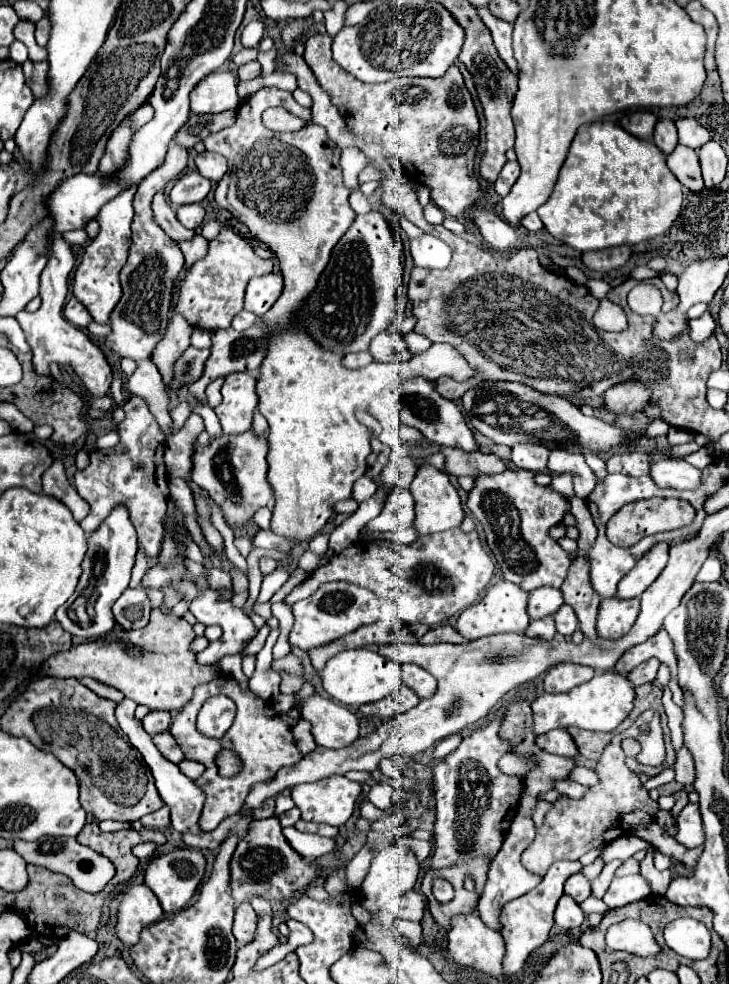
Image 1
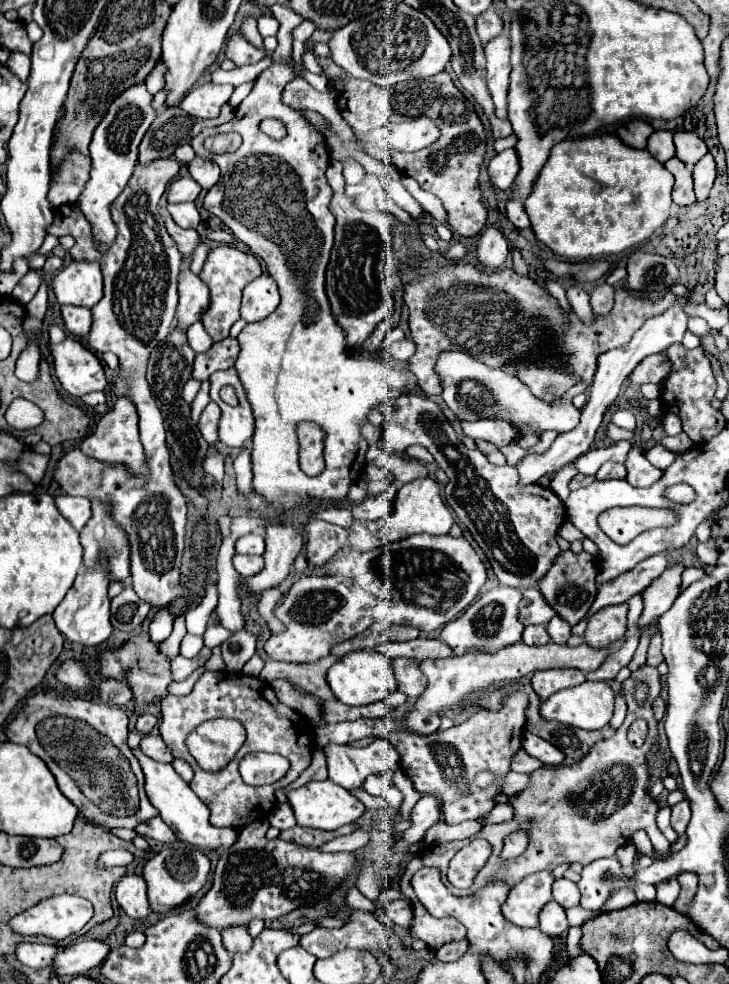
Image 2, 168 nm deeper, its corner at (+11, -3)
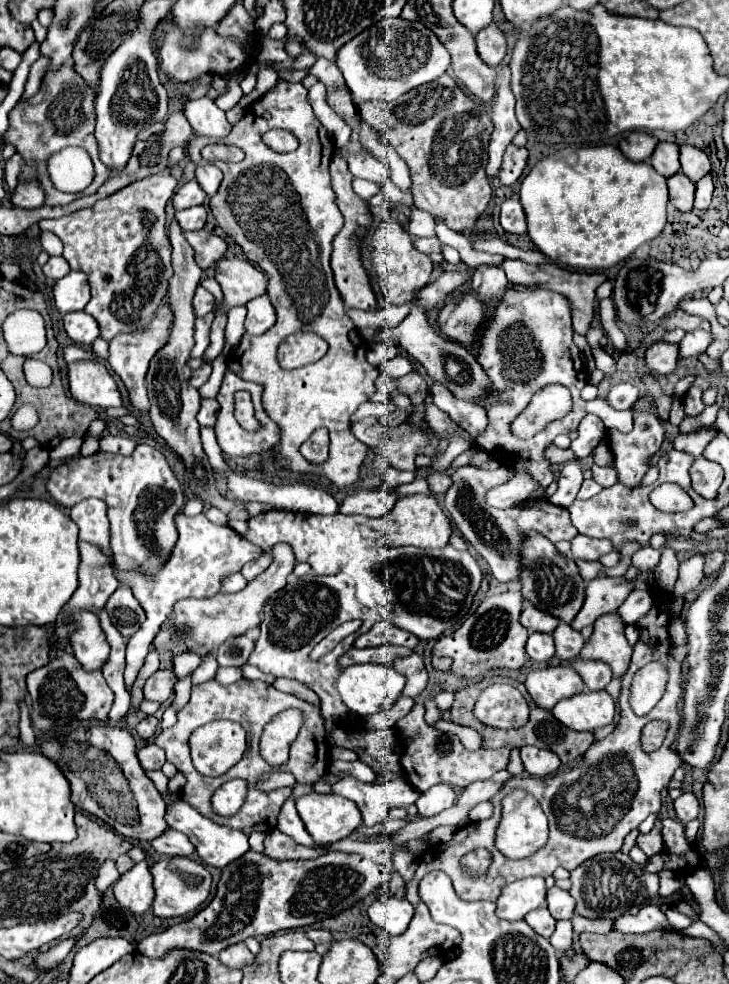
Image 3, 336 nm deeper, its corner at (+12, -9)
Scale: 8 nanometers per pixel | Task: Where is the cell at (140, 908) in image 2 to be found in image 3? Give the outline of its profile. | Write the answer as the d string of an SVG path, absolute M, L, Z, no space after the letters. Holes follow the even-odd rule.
M139 861L131 871L121 875L113 891L121 907L129 909L133 915L143 915L151 907L153 897L155 897L149 863Z

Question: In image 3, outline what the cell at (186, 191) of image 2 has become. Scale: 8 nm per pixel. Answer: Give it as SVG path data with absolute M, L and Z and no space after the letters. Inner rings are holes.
M189 181L185 185L181 185L175 195L173 195L173 207L175 209L187 209L187 207L195 207L201 205L205 201L205 191L199 187L197 181Z

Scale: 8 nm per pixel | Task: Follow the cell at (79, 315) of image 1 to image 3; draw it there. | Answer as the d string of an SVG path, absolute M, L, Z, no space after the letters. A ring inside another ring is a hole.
M85 311L67 313L63 321L67 335L79 345L91 345L99 337L99 323Z

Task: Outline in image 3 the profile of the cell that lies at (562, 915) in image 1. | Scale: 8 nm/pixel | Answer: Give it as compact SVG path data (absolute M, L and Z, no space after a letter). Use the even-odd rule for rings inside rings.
M541 907L541 909L525 915L525 921L529 923L529 927L531 927L535 933L539 933L541 937L547 937L547 939L553 935L555 923L557 923L557 921L551 917L551 913L549 913L547 907Z

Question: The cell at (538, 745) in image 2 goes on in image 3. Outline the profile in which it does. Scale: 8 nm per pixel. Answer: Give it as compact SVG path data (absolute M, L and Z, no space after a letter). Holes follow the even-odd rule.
M521 747L521 759L525 765L525 771L535 777L545 777L551 775L559 769L561 761L553 751L545 751L539 747Z

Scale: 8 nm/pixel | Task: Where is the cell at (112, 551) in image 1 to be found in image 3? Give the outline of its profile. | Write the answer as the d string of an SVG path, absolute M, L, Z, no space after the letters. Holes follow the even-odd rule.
M77 611L67 617L67 623L73 623L77 627L69 635L75 657L89 671L101 669L109 655L109 643L99 625L99 617L91 611Z

